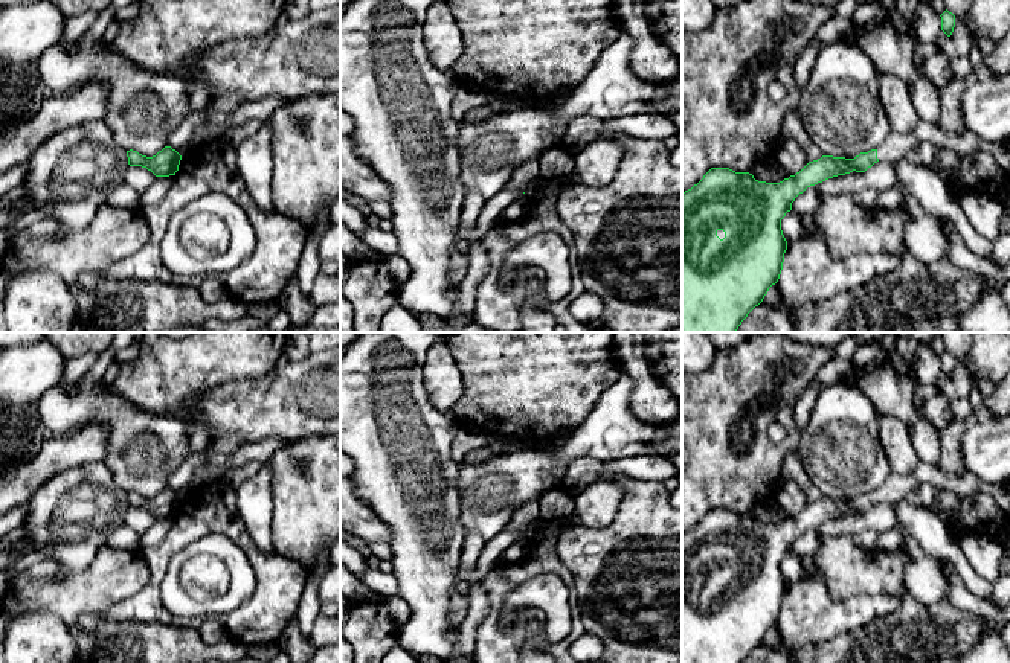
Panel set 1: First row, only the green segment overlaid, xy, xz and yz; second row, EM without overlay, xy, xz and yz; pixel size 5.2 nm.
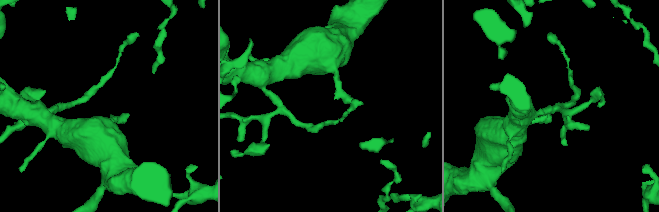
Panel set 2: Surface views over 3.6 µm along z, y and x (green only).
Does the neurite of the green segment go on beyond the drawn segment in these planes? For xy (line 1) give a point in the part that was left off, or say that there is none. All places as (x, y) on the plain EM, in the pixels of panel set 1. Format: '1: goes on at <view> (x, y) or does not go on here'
1: does not go on here

